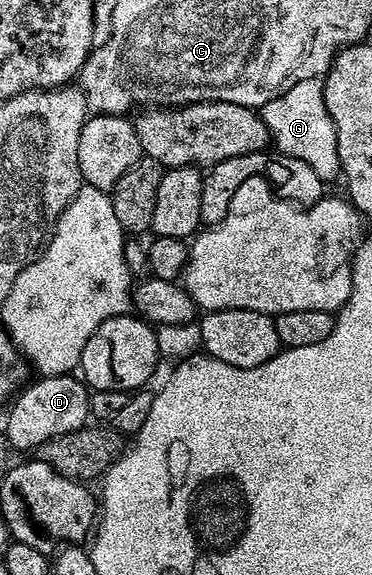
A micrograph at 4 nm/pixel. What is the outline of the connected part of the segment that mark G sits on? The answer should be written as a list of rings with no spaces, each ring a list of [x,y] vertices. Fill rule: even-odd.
[[[317,76],[293,85],[279,97],[264,104],[260,116],[269,129],[270,138],[281,154],[307,162],[322,182],[338,178],[341,162],[338,157],[338,137],[330,113],[327,112],[324,80]]]

